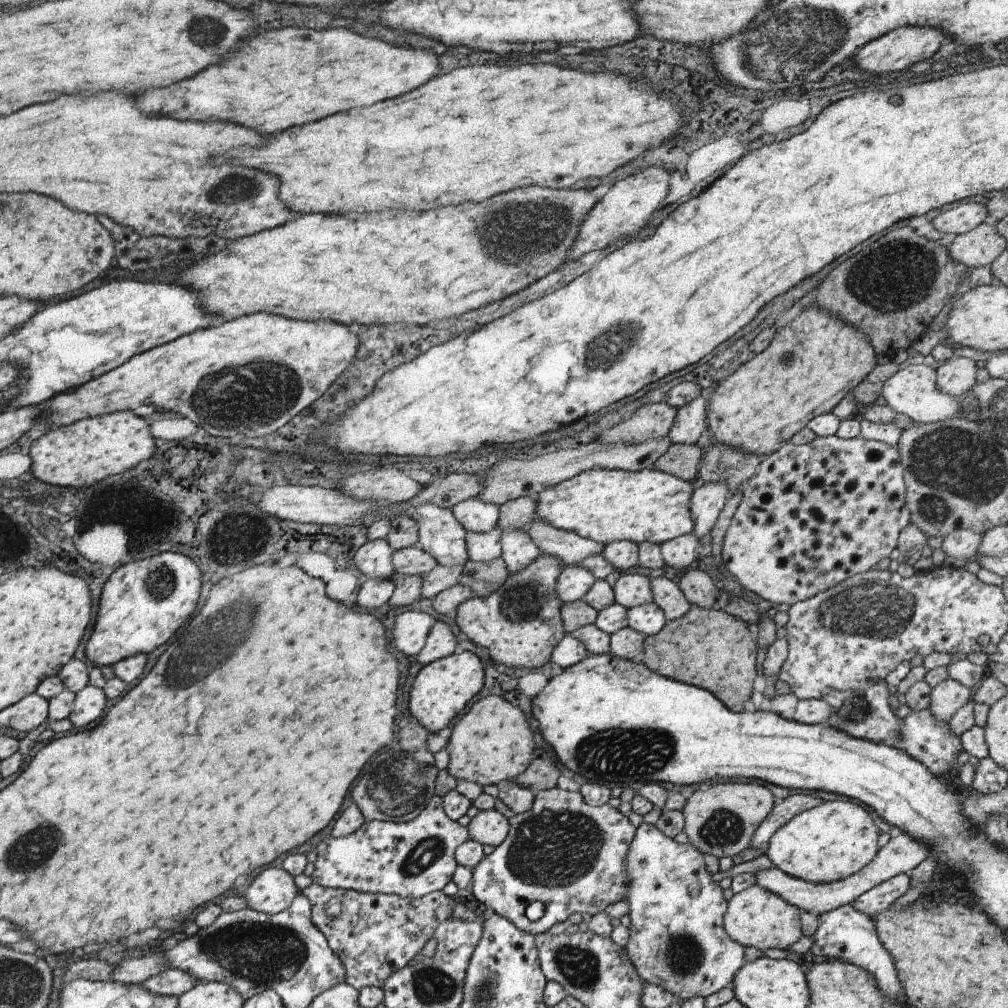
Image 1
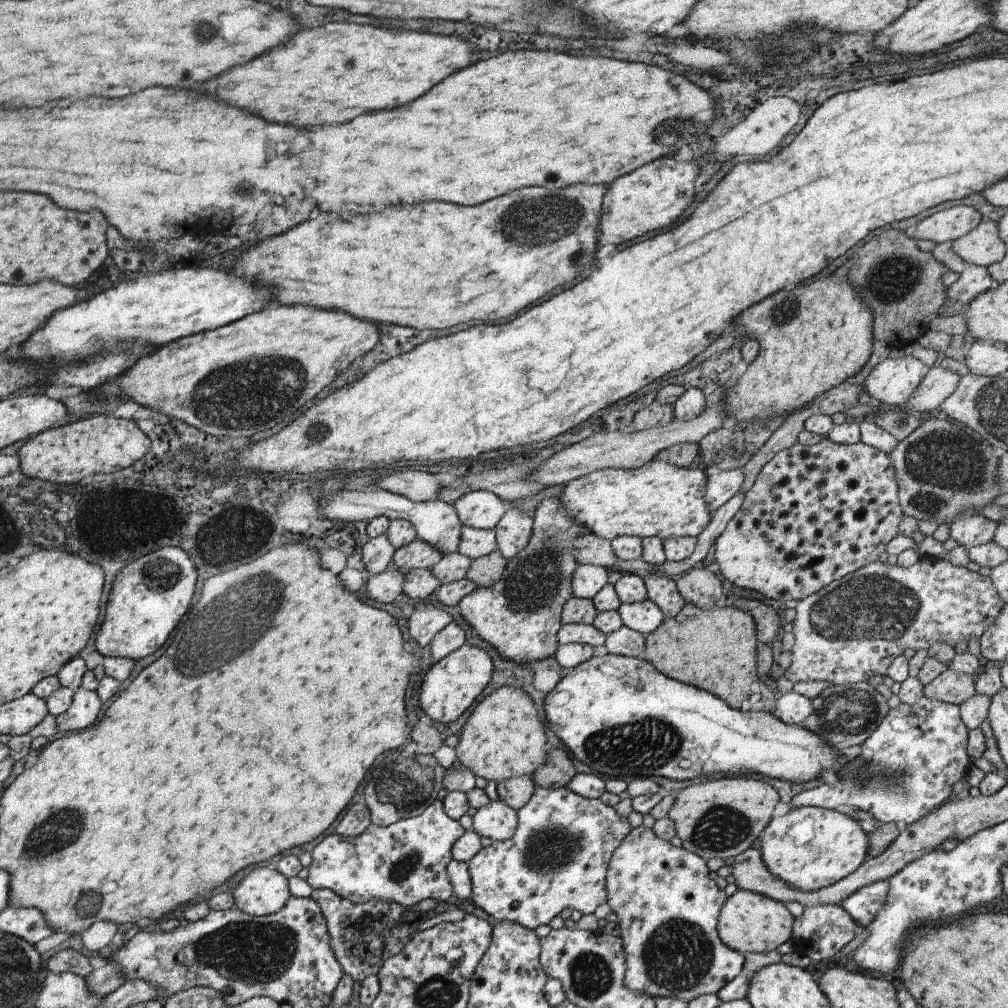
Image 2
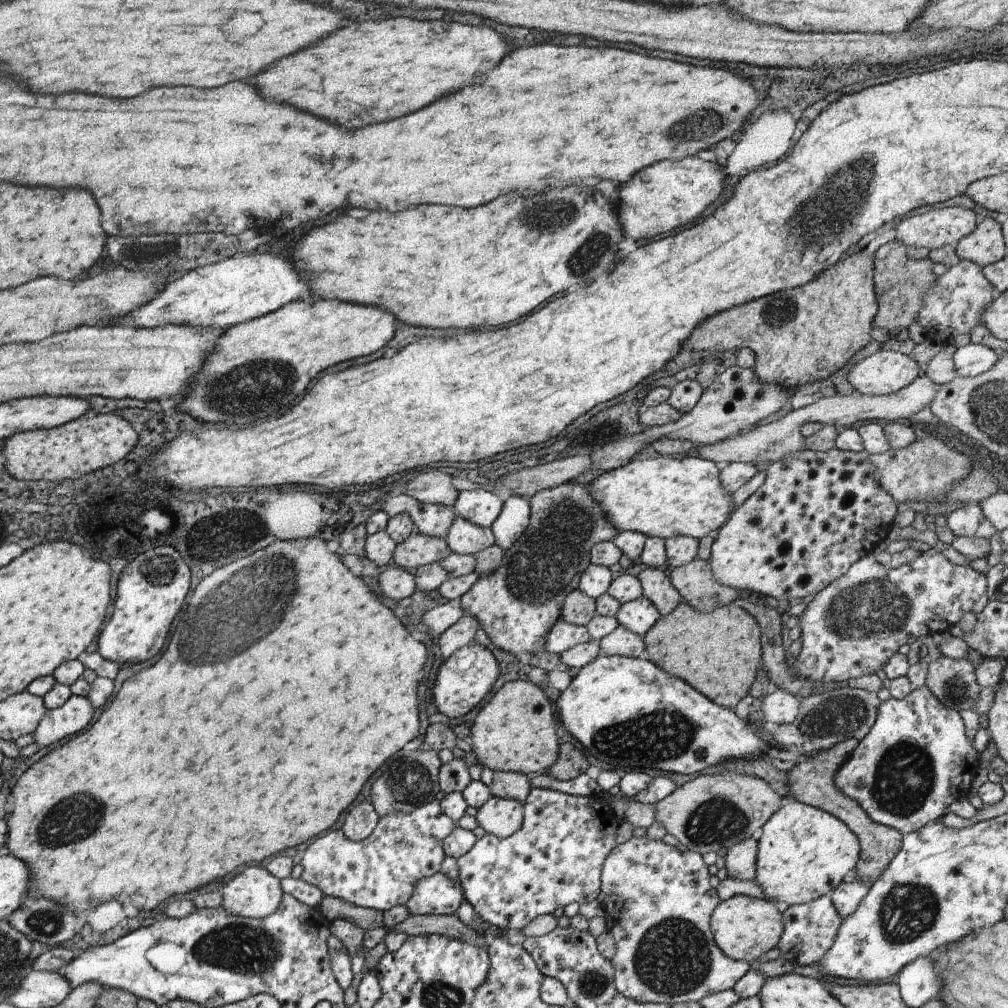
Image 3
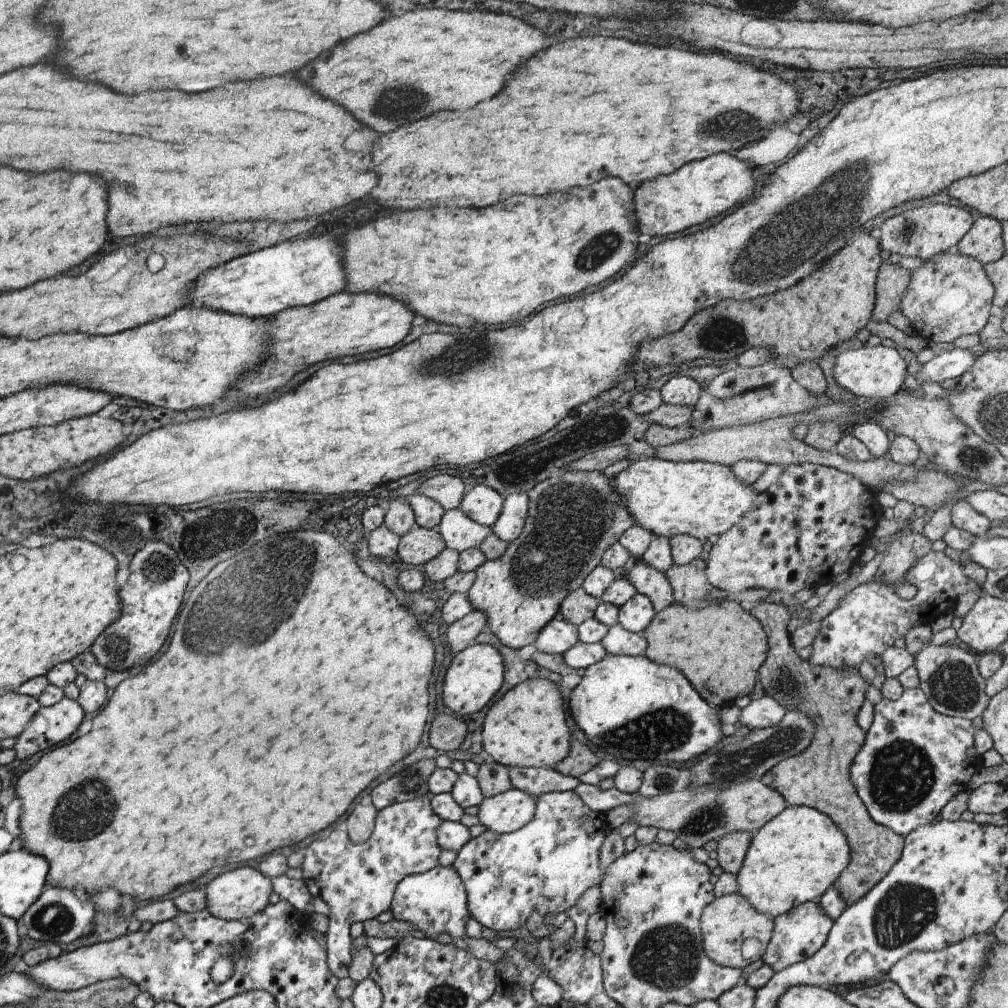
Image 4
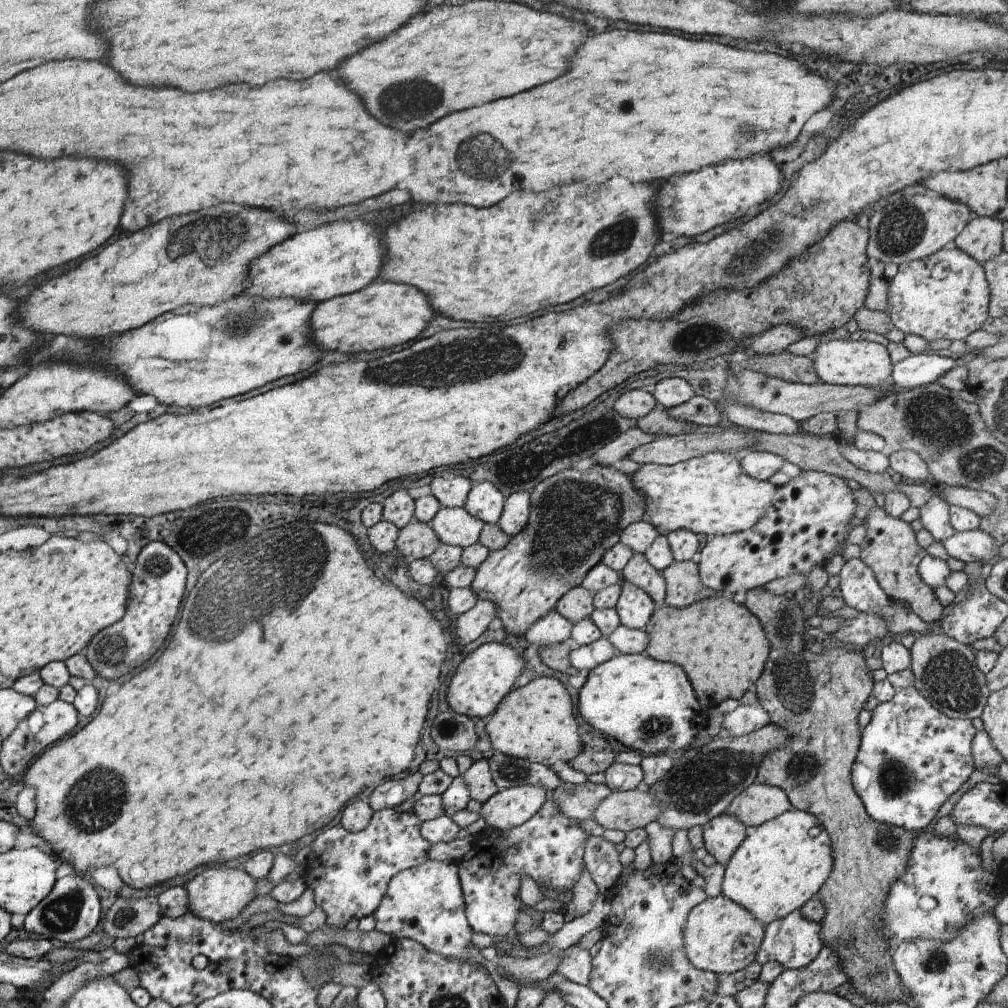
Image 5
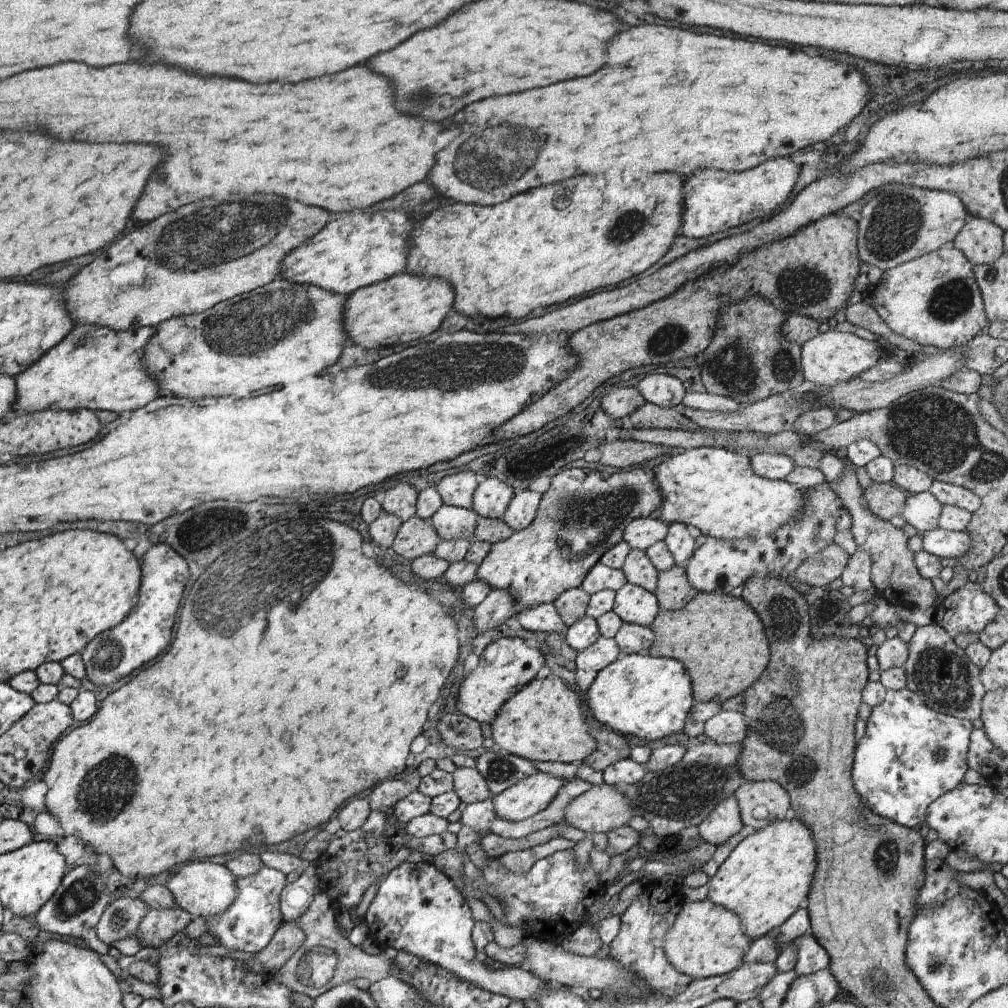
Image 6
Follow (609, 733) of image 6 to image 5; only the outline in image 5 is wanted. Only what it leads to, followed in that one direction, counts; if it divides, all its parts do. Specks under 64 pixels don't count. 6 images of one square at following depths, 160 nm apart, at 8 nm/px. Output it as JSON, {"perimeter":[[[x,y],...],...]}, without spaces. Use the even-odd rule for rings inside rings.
{"perimeter":[[[597,734],[581,735],[581,750],[568,763],[583,774],[603,773],[614,762],[619,747],[612,741]]]}

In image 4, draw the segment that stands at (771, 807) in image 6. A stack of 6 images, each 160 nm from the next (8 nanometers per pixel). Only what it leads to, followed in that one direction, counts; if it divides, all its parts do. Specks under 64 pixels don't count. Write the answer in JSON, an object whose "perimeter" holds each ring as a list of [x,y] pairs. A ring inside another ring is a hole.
{"perimeter":[[[757,779],[733,783],[727,788],[721,788],[714,797],[709,788],[697,786],[647,798],[634,795],[636,800],[633,803],[605,812],[609,826],[618,827],[628,818],[634,817],[639,827],[663,828],[673,832],[688,849],[701,848],[705,842],[717,841],[727,833],[741,831],[750,833],[751,830],[757,830],[787,805],[785,799],[774,788],[762,784]]]}

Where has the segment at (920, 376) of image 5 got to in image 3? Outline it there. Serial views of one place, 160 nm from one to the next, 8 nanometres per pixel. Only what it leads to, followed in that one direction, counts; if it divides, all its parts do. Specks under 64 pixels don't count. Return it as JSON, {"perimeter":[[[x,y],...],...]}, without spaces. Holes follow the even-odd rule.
{"perimeter":[[[968,343],[959,347],[951,362],[960,377],[975,376],[989,370],[999,360],[999,354],[982,344]]]}

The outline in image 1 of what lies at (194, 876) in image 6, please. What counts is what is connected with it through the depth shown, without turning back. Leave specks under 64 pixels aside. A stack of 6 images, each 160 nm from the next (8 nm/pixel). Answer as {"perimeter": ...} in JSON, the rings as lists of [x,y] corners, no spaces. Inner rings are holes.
{"perimeter":[[[265,868],[245,892],[246,906],[260,913],[274,915],[291,906],[299,894],[294,877],[282,868]]]}

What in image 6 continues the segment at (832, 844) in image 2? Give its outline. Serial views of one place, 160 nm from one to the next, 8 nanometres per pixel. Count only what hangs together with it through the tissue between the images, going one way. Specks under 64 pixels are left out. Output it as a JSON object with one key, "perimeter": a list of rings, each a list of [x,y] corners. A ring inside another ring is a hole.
{"perimeter":[[[795,816],[765,825],[743,838],[709,878],[707,899],[734,912],[752,940],[771,933],[800,907],[816,869],[812,830]]]}

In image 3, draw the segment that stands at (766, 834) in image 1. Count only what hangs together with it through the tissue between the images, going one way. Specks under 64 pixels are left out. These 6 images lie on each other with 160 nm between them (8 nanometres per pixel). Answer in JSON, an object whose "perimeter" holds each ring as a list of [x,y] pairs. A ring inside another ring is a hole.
{"perimeter":[[[923,686],[914,689],[905,698],[880,702],[873,726],[834,772],[833,784],[847,798],[855,800],[873,822],[906,835],[939,820],[954,800],[967,798],[979,769],[977,757],[973,758],[975,755],[978,754],[967,742],[959,712],[941,704]]]}

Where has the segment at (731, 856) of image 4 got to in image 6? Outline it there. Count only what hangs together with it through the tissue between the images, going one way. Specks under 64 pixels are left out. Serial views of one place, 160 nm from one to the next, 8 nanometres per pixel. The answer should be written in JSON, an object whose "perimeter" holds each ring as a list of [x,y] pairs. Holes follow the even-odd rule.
{"perimeter":[[[731,796],[717,805],[706,819],[698,824],[696,830],[703,842],[709,842],[717,847],[737,834],[743,825],[736,800]]]}

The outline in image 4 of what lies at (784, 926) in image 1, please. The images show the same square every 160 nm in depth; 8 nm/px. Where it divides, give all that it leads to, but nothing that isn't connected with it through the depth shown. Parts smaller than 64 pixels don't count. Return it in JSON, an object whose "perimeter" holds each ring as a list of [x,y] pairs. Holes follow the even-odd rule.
{"perimeter":[[[737,892],[714,898],[703,908],[700,916],[701,940],[705,954],[718,965],[742,969],[761,958],[771,938],[772,920],[769,915],[753,908]]]}

